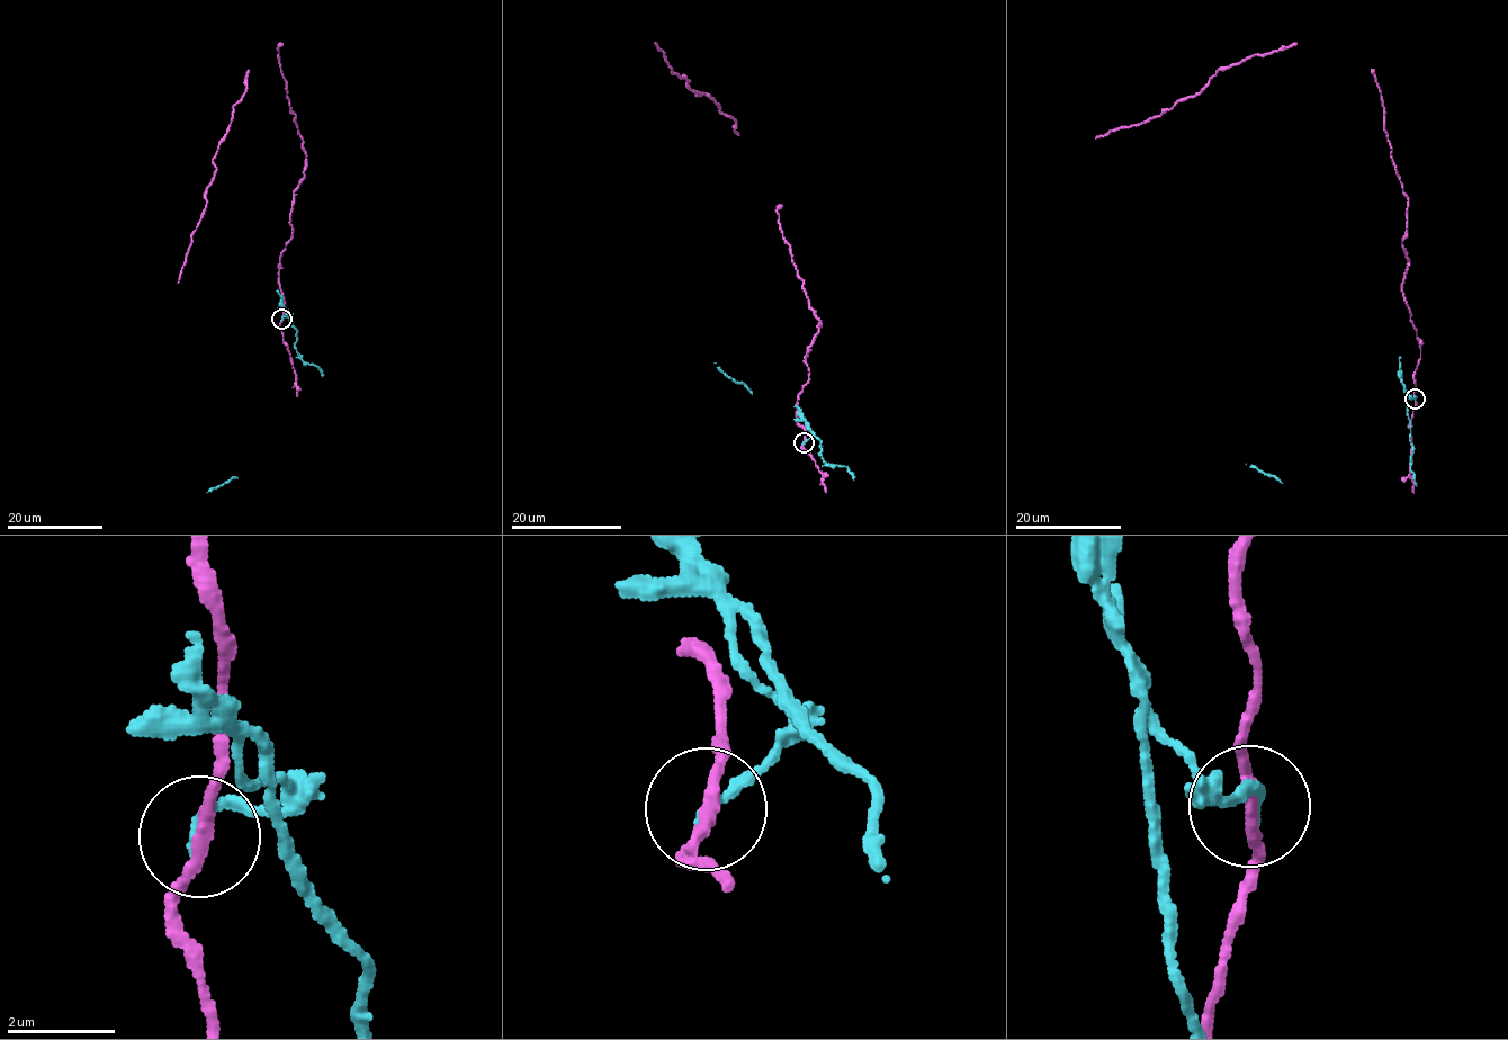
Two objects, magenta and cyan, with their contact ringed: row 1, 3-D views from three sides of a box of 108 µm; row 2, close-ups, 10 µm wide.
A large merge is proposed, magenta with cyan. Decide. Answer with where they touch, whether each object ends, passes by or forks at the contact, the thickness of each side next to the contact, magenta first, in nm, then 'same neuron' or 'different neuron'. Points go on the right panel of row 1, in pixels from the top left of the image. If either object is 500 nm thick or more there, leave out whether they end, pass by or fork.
at (1415, 399); magenta passes by; cyan ends there; 220 nm thick on the magenta side, 160 nm on the other; different neuron

